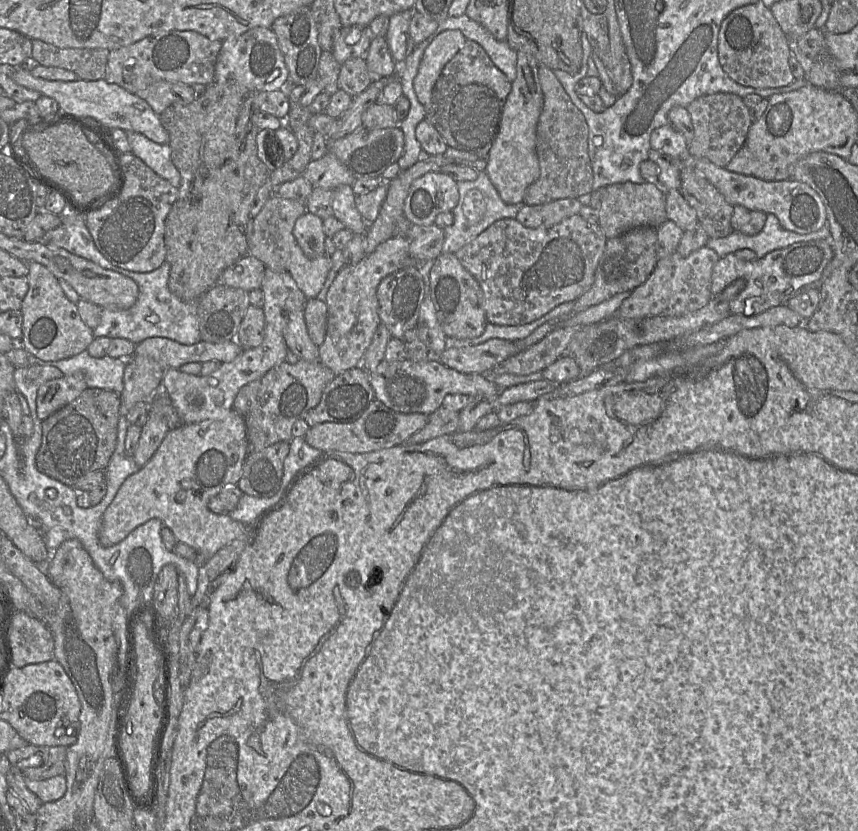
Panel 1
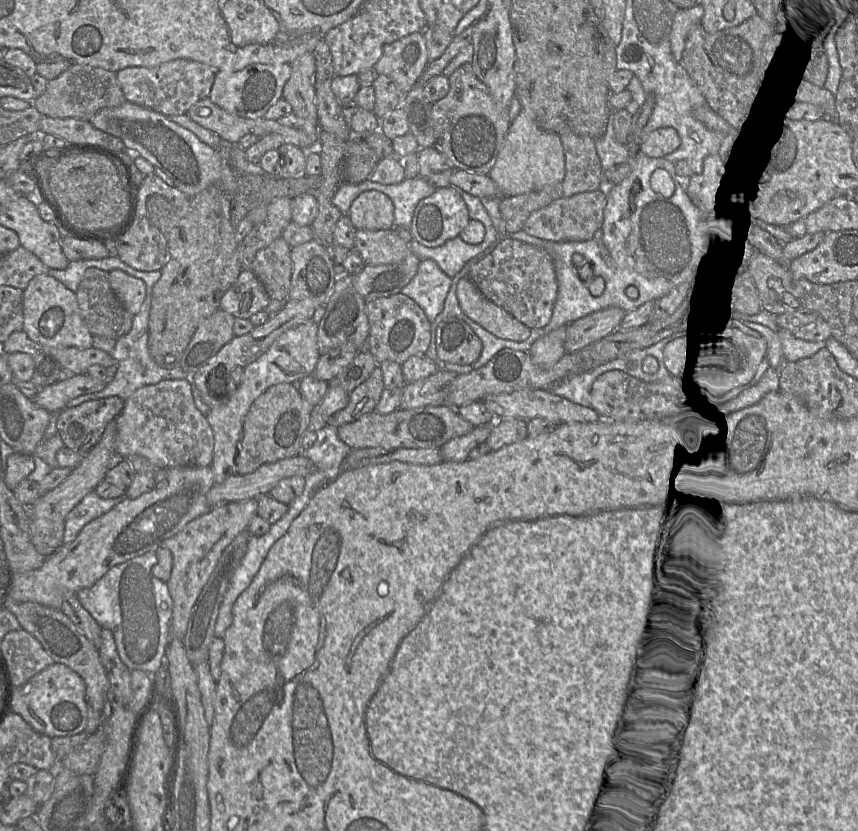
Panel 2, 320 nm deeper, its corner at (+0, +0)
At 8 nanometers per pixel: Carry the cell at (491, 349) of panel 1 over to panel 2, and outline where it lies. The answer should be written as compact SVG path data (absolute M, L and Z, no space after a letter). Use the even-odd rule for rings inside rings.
M609 307L573 321L567 326L566 353L578 351L609 335L620 327L625 314L621 308Z

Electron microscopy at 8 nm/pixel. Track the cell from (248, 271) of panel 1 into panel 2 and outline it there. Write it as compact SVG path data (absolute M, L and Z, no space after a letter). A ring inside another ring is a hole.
M243 269L236 282L224 293L220 308L235 318L249 319L265 310L270 302L263 284L249 269Z

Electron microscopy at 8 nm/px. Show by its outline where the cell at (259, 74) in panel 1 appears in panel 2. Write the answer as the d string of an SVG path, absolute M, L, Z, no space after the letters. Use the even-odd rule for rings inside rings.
M251 64L238 71L216 70L208 98L223 110L244 118L264 118L267 110L282 98L285 83L291 75L291 65Z

